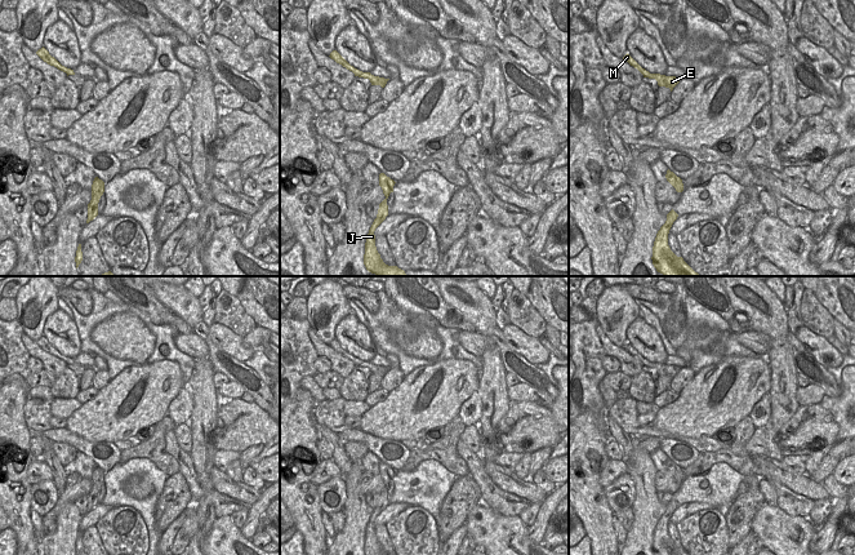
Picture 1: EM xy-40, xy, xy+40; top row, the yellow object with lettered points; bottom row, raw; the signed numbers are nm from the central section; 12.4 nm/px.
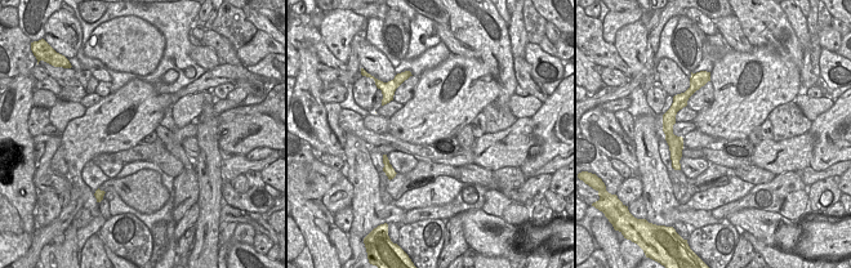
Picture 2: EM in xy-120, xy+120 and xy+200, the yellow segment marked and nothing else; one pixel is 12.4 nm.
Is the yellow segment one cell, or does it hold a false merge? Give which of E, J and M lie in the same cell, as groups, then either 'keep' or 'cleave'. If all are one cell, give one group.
groups E M / J; cleave

